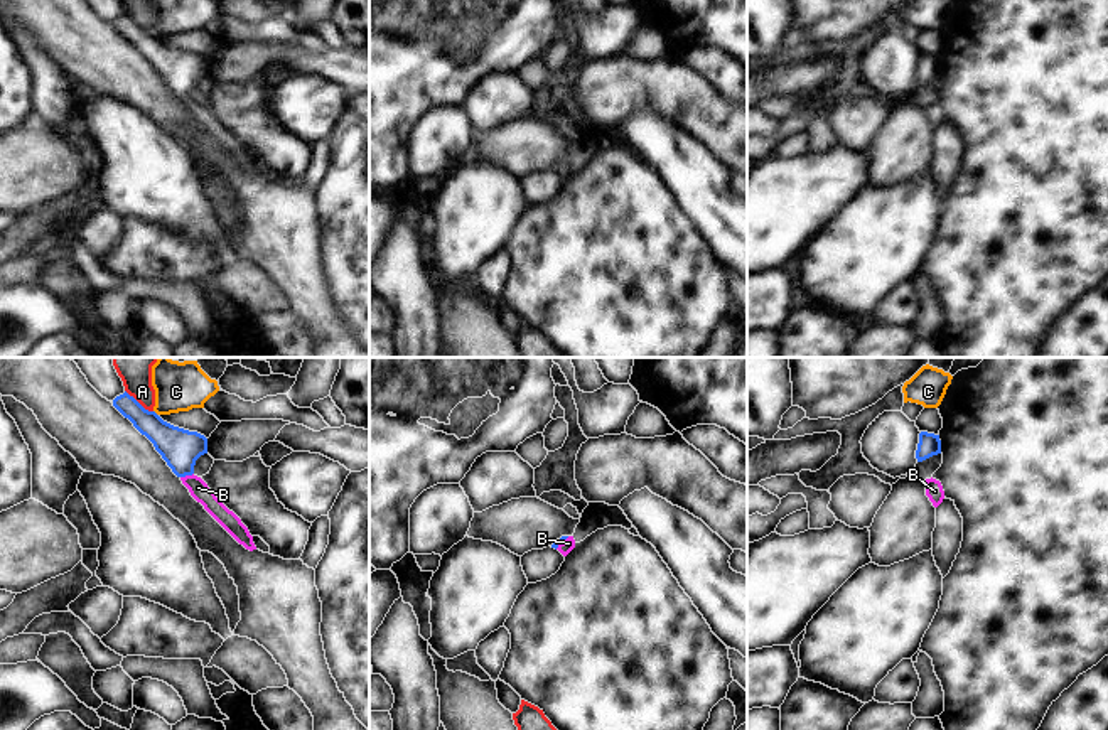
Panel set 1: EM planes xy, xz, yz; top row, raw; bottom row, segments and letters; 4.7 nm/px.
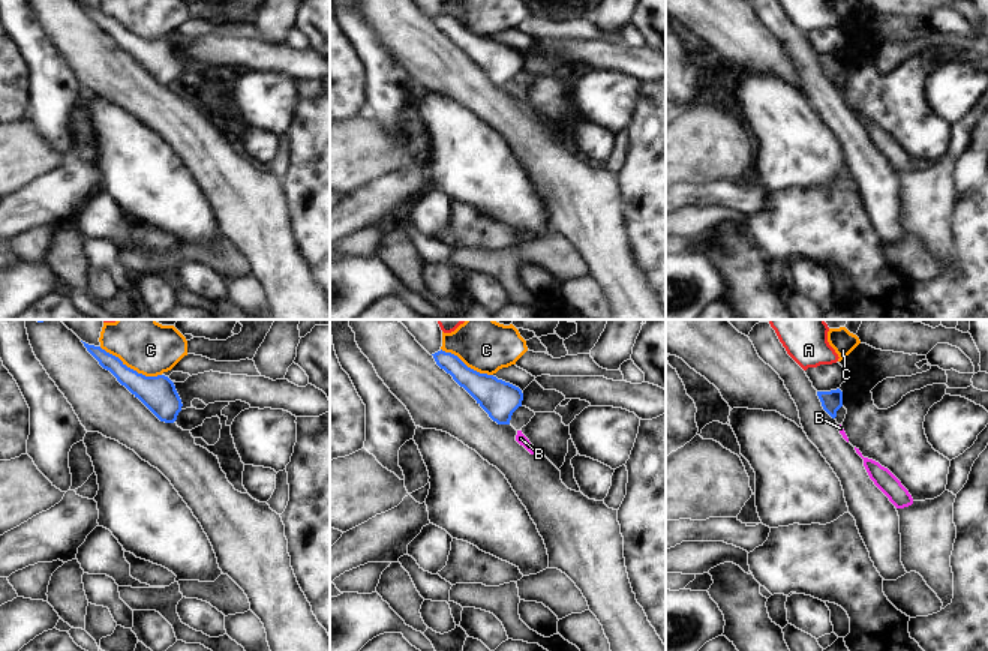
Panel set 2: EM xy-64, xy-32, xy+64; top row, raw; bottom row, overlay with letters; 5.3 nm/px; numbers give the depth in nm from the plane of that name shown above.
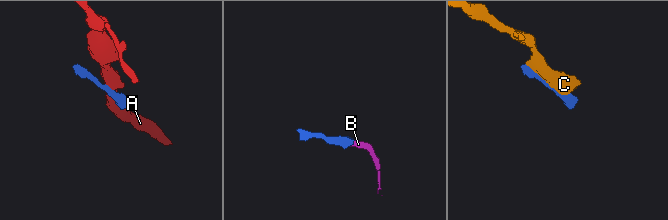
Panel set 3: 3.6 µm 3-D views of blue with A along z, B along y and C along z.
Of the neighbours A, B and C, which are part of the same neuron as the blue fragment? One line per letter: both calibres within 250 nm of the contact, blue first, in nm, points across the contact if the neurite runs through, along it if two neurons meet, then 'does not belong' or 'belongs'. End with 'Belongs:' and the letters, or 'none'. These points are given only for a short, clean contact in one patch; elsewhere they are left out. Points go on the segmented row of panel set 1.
A: 160 nm thick on the blue side, 190 nm on the other; border along xy (125, 390), (152, 412); does not belong
B: 180 nm thick on the blue side, 90 nm on the other; runs through xy (179, 447), (186, 474), (198, 488); belongs
C: 180 nm thick on the blue side, 240 nm on the other; does not belong
Belongs: B

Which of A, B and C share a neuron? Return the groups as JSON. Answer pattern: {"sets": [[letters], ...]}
{"sets": [["A"], ["B"], ["C"]]}

